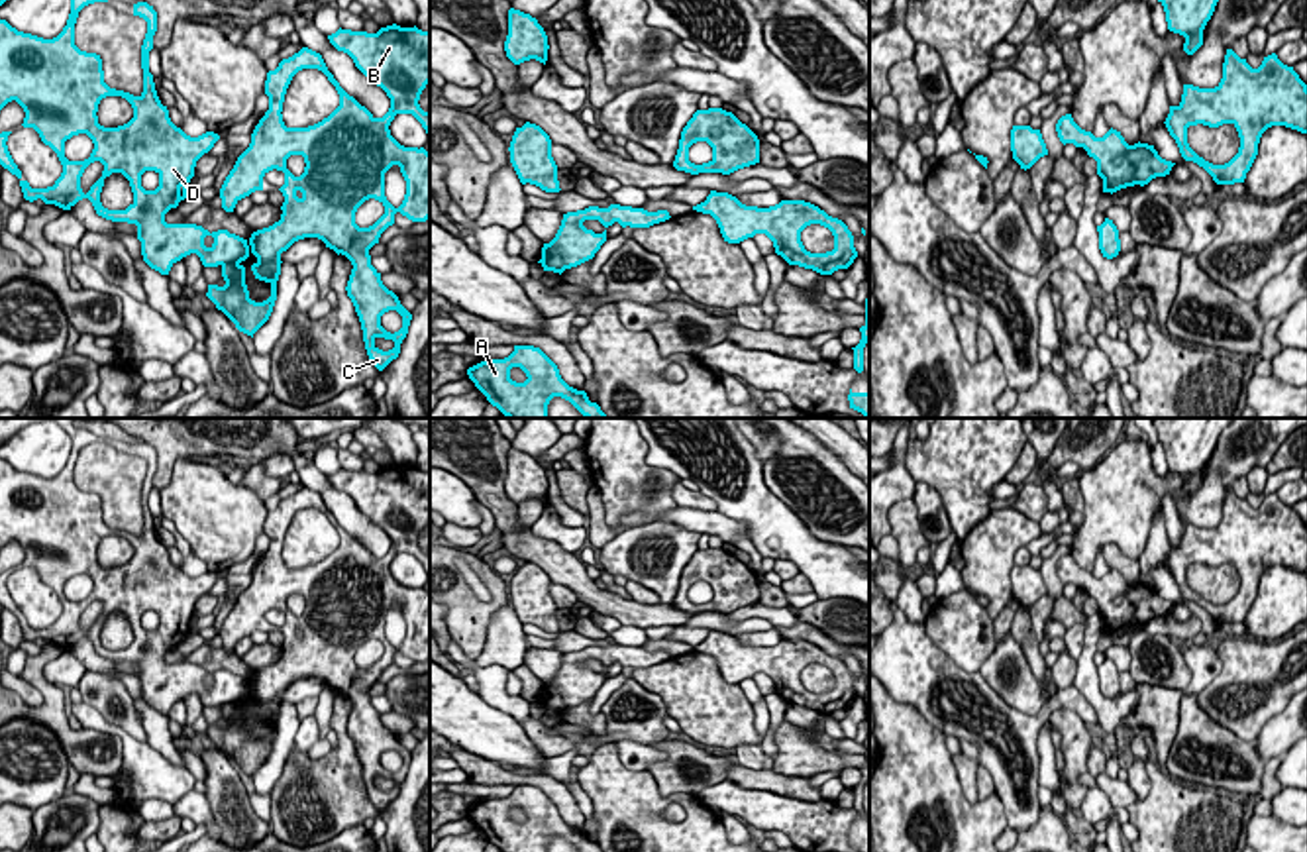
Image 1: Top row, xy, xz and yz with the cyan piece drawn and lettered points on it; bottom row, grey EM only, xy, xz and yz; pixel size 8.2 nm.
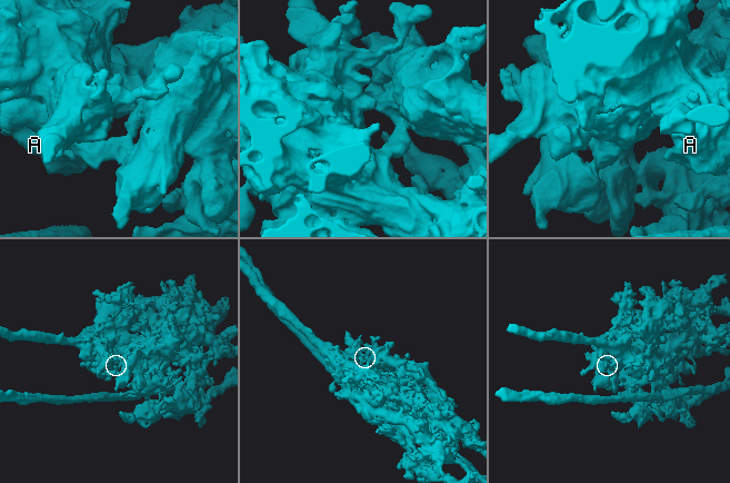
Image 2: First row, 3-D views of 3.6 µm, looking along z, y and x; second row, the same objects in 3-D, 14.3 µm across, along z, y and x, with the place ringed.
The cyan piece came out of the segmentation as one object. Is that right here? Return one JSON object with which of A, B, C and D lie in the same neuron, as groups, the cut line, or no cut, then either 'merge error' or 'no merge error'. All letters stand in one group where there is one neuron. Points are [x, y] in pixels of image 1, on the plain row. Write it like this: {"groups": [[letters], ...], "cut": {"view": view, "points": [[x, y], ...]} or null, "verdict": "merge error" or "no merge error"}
{"groups": [["A", "D"], ["B", "C"]], "cut": {"view": "xz", "points": [[609, 646], [621, 646], [638, 660]]}, "verdict": "merge error"}

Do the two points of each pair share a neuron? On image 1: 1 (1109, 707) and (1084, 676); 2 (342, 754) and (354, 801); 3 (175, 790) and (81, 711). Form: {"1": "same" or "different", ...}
{"1": "same", "2": "same", "3": "same"}

